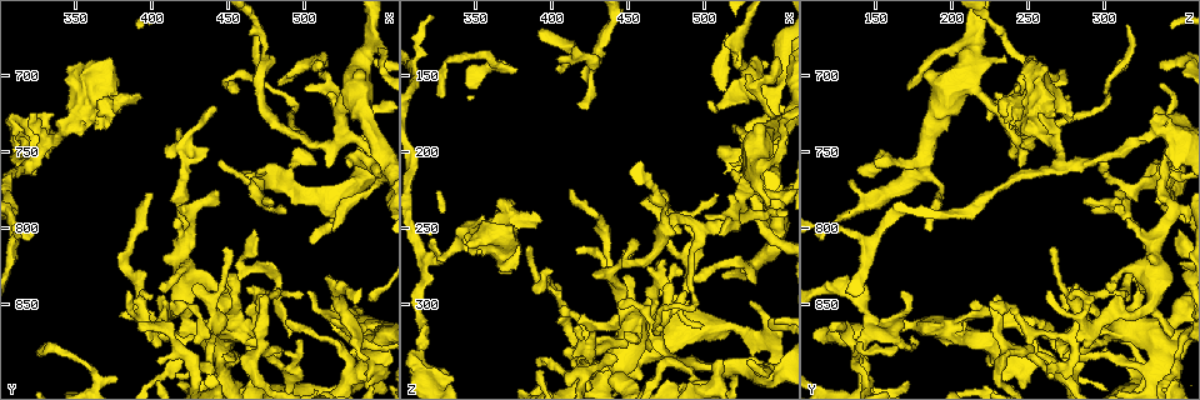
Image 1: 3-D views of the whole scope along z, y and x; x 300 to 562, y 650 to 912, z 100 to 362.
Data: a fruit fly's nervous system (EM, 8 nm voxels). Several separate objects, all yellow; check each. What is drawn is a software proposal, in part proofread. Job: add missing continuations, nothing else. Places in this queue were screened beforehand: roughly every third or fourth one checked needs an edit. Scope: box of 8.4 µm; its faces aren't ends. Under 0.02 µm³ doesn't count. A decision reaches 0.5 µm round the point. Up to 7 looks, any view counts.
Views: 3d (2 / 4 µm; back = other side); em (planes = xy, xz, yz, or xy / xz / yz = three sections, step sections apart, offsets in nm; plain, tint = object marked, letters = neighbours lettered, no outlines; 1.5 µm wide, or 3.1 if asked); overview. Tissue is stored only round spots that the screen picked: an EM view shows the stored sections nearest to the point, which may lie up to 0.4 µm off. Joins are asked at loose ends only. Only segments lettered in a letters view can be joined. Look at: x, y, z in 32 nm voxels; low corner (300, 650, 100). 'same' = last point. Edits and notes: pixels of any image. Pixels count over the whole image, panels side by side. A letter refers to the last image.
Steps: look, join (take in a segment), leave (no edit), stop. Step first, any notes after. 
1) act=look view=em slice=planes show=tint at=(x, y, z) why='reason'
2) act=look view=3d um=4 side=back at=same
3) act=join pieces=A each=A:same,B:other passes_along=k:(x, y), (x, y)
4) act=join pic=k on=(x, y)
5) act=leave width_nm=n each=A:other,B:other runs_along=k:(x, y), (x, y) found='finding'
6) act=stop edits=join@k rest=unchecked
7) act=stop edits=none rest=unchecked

act=look view=em slice=yz step=8 show=letters at=(410, 848, 226) why='thin end'

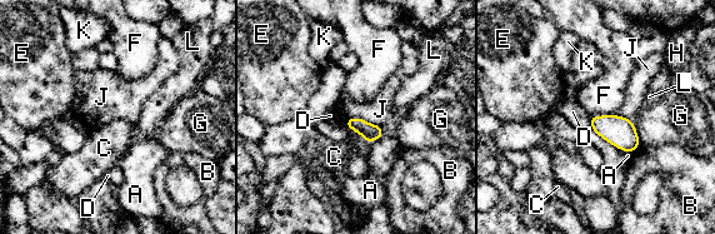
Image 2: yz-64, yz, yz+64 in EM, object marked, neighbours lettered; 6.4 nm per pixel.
act=leave width_nm=110 each=A:other,B:other,C:other,D:other,E:other,F:other,G:other,H:other,J:other,K:other,L:other border=2:(344, 122), (361, 118), (380, 127) found='none of them fits'

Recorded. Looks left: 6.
act=look view=3d um=2 at=(430, 838, 282) why='free end'

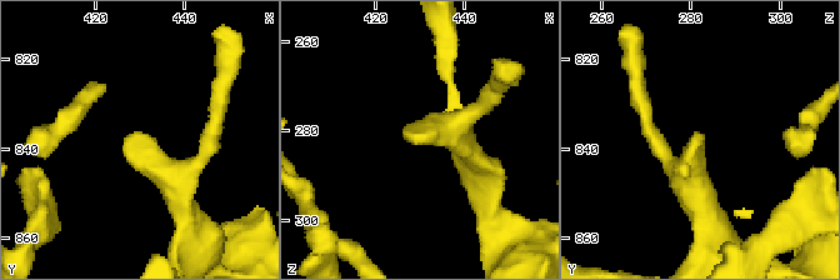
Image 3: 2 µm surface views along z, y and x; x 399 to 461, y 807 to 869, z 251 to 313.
act=look view=em slice=planes show=letters at=(428, 837, 282)

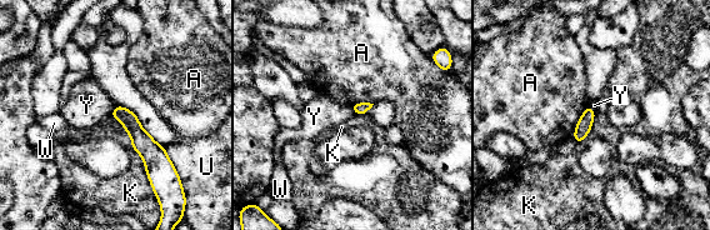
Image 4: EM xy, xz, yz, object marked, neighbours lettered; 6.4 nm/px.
act=leave each=A:other,K:other,U:other,W:other,Y:other runs_along=4:(118, 109), (151, 153), (151, 173) found='no lettered segment goes on from it'

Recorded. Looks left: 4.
act=look view=em slice=xy step=4 show=tint at=(364, 718, 232) why='free end'

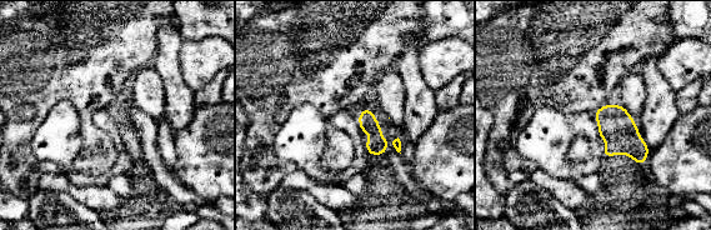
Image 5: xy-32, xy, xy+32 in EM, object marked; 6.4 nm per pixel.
act=look view=em slice=yz step=4 show=letters at=same why='cut it another way'

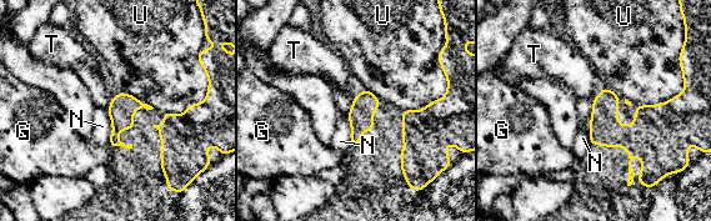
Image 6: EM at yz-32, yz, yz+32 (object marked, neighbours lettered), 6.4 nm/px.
act=leave each=G:other,N:other,T:other,U:other border=6:(106, 109), (111, 124), (110, 141) found='none of them fits'

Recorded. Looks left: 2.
act=stop edits=none rest=unchecked

